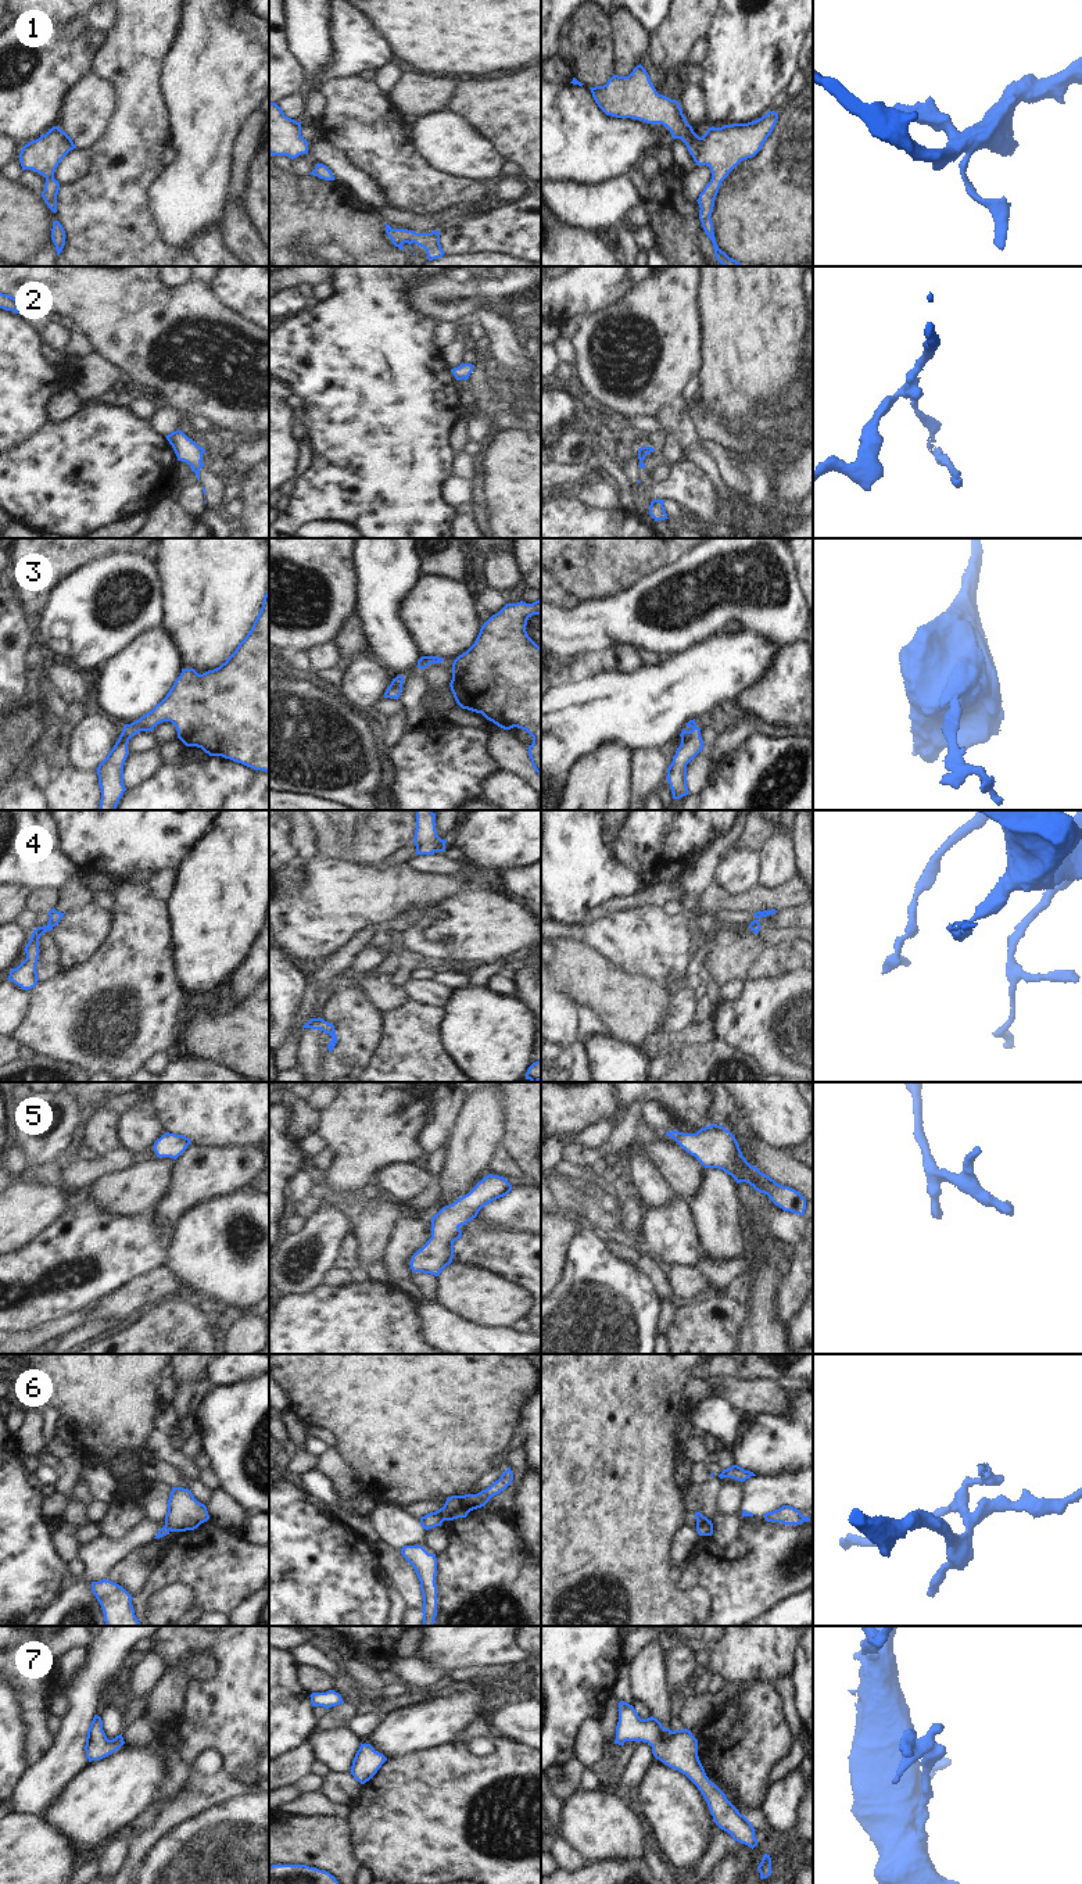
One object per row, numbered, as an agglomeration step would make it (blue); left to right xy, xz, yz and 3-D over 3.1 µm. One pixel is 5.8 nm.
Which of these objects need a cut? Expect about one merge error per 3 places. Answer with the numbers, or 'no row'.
6

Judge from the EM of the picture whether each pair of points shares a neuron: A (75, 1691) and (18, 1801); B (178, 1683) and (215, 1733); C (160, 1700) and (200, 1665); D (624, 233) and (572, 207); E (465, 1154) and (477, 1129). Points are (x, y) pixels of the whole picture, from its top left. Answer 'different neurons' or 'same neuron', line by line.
A: same neuron
B: different neurons
C: same neuron
D: different neurons
E: same neuron

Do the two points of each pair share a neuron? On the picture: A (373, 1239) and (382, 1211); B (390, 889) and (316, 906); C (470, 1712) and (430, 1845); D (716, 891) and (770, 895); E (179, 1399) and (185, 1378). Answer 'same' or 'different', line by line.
A: same
B: same
C: different
D: same
E: same

